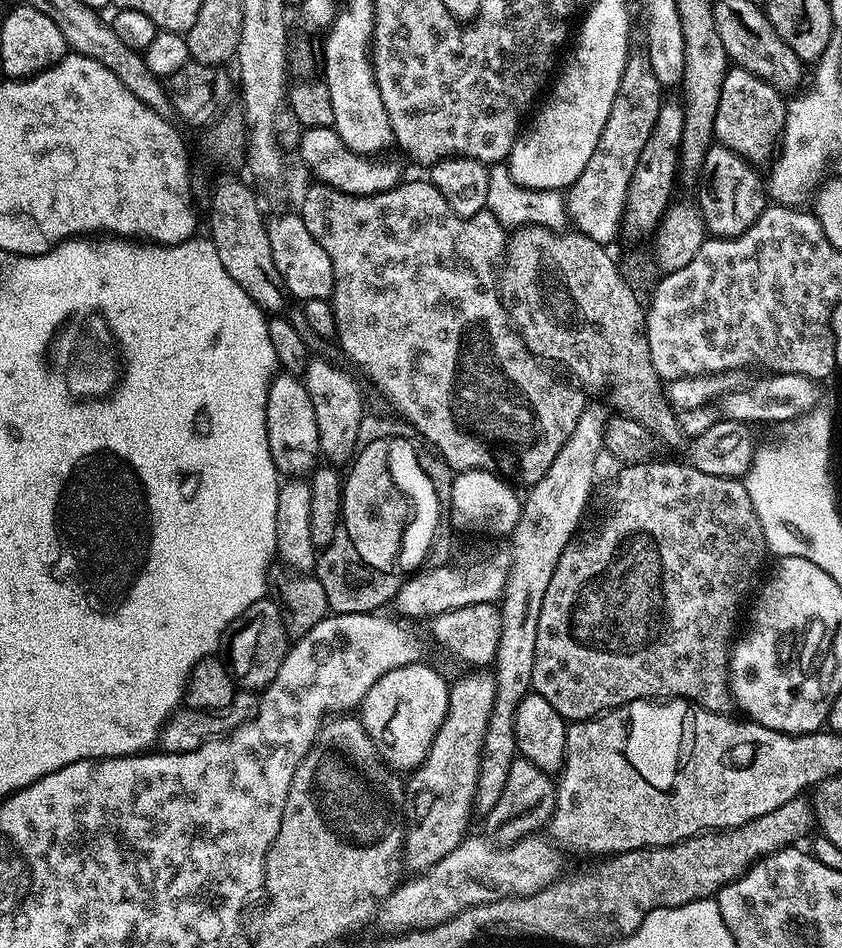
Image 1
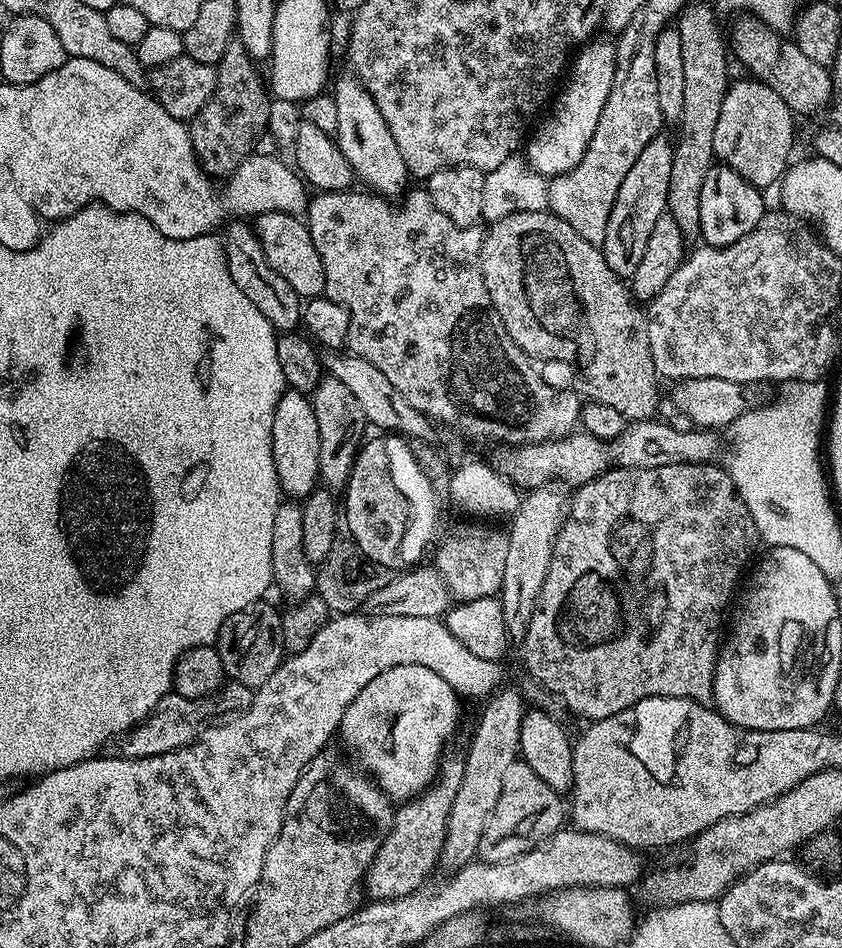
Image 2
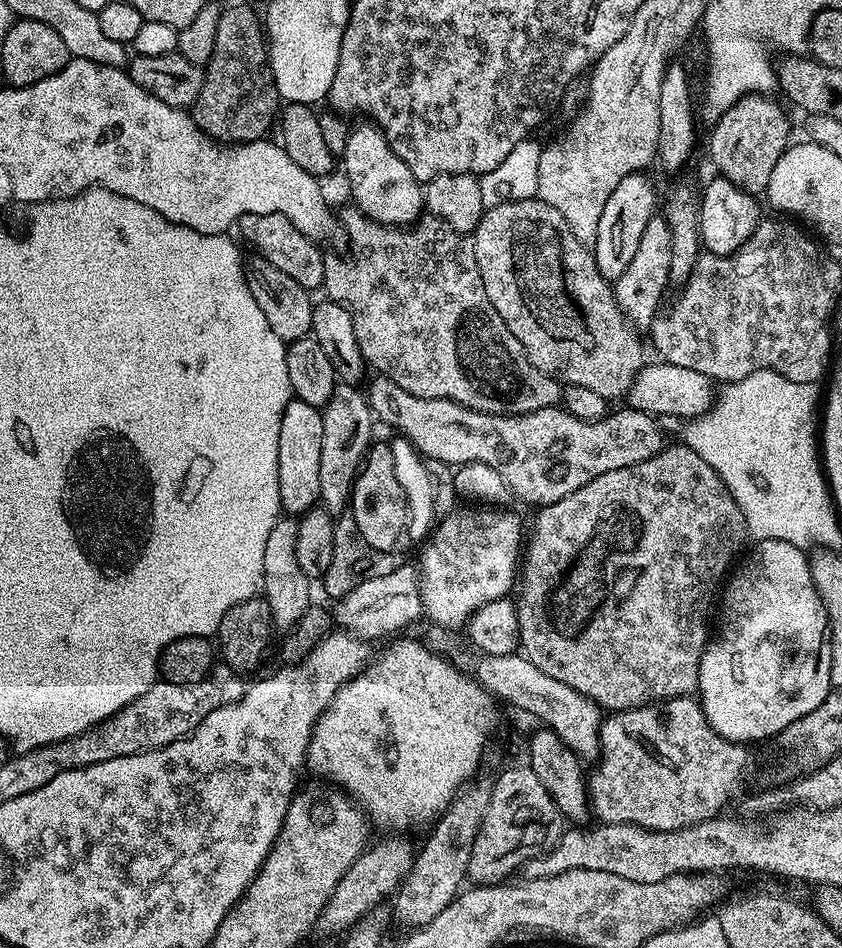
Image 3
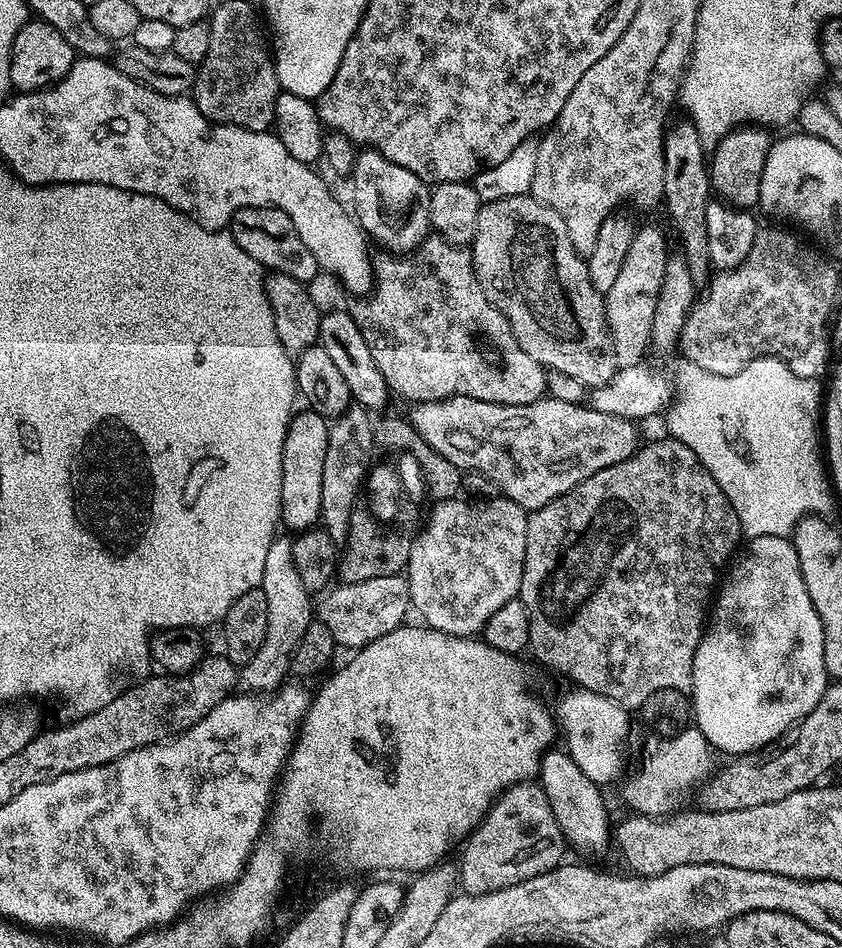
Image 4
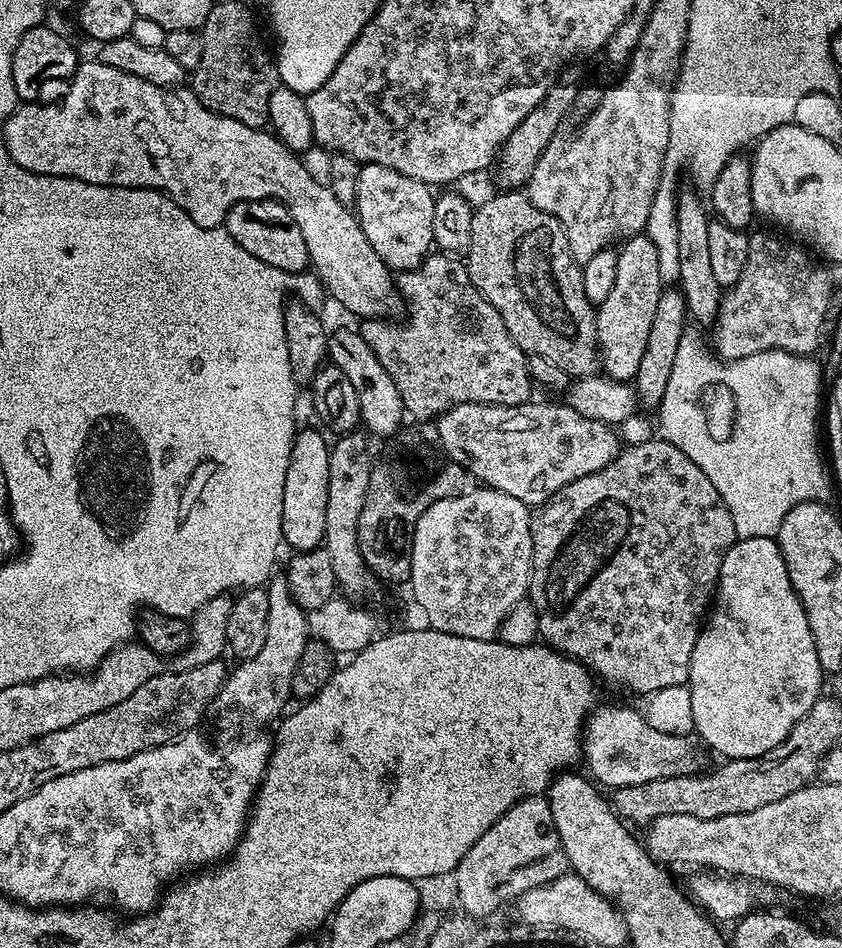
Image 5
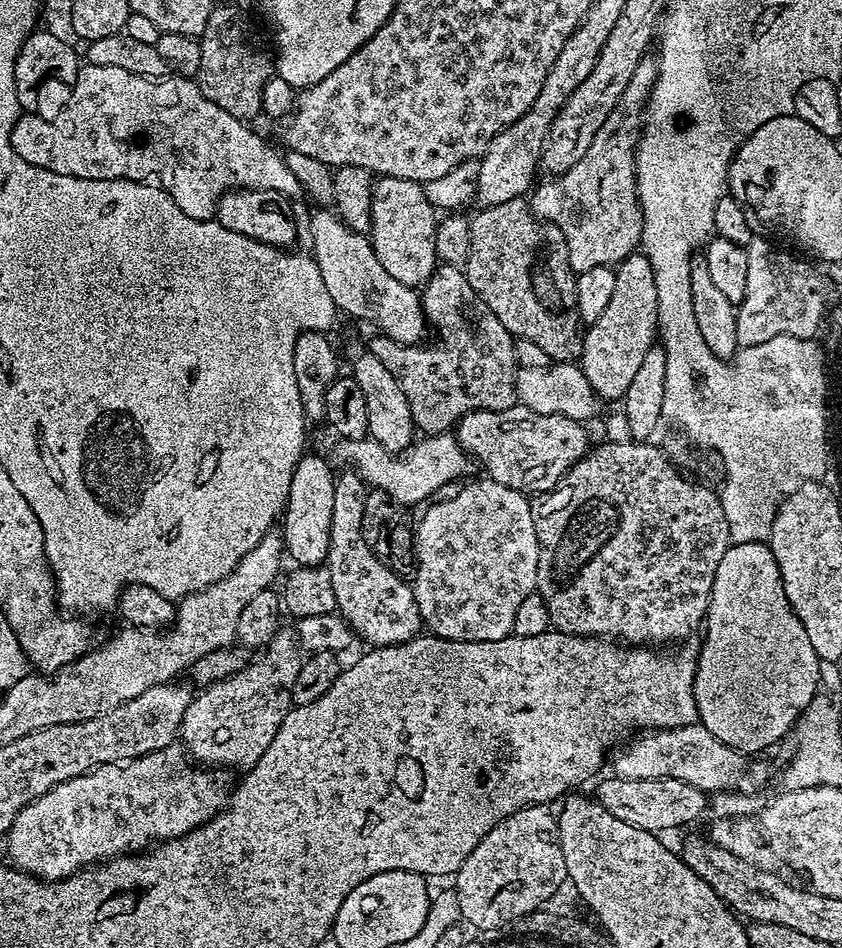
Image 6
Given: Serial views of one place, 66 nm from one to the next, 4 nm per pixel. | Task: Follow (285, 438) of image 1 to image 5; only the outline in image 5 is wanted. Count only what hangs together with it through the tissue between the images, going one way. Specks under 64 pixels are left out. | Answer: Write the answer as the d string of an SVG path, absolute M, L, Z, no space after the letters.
M301 427L292 443L290 466L286 470L286 486L282 490L282 530L280 535L283 543L287 547L288 544L292 547L293 553L309 552L321 547L326 534L326 492L330 486L330 462L328 461L330 444L329 441L324 441L325 433L320 432L315 432L312 428Z

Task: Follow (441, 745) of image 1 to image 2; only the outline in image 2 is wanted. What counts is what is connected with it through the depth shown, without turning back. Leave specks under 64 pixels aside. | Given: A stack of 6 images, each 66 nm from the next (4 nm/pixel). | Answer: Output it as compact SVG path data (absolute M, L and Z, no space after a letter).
M445 755L432 785L411 800L401 803L393 811L392 829L386 834L362 881L363 891L368 891L369 901L397 900L429 883L430 872L439 865L450 818L450 806L454 806L454 798L458 795L458 788L462 786L463 774L463 759L459 755Z

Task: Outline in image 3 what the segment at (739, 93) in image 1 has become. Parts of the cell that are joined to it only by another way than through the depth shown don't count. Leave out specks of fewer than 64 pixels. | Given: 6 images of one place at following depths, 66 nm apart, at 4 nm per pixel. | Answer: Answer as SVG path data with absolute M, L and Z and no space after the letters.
M753 94L734 102L734 106L730 106L715 119L716 125L712 128L712 137L708 140L708 156L716 163L715 171L730 182L734 182L734 186L757 198L767 193L770 186L770 174L774 174L774 166L778 166L778 158L782 158L784 151L790 146L788 135L792 132L792 124L784 113L785 105L783 103L780 105L778 101L772 99L776 98L768 94Z

